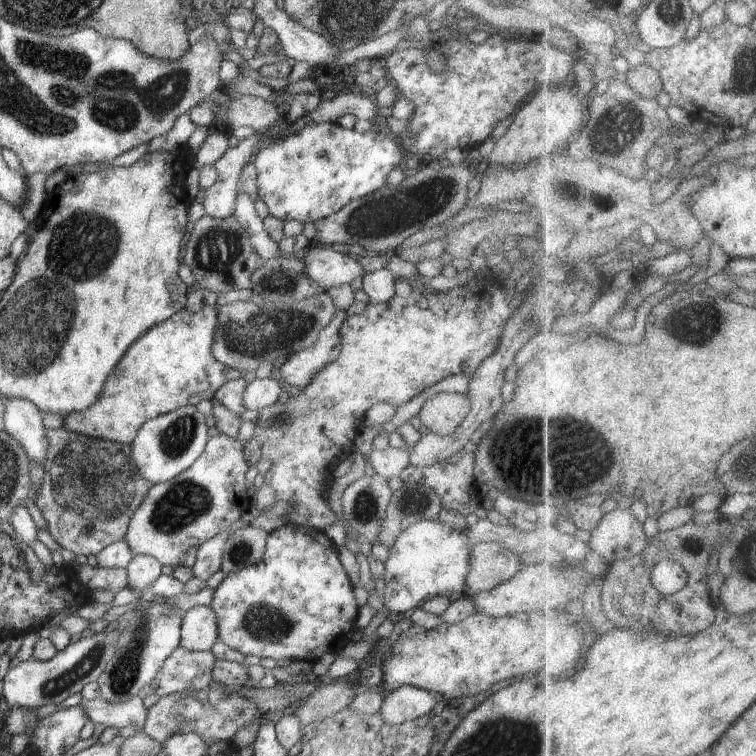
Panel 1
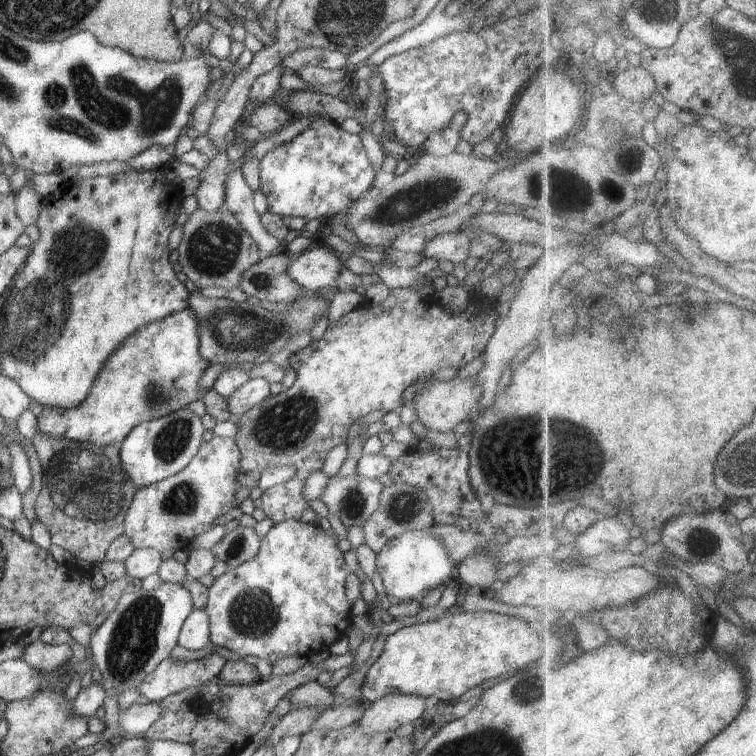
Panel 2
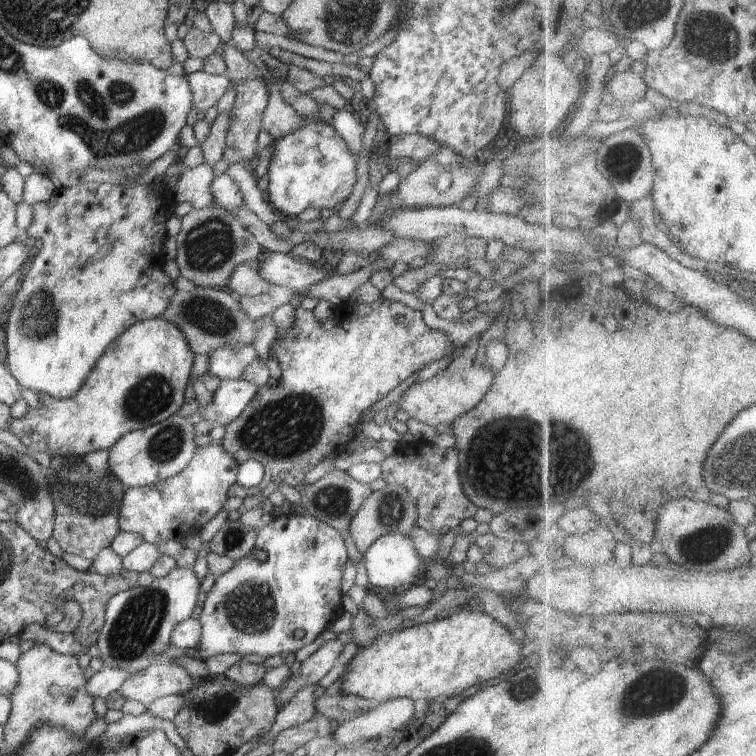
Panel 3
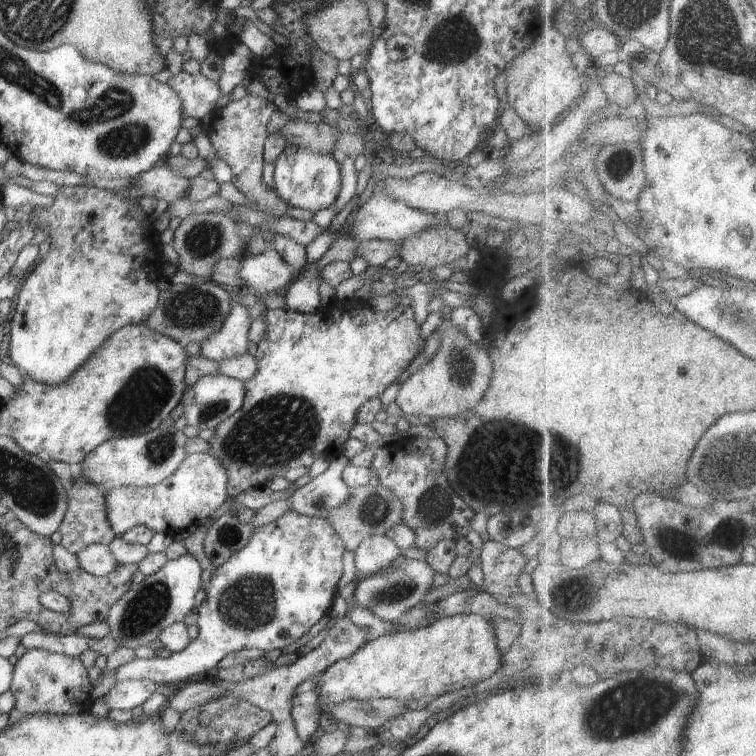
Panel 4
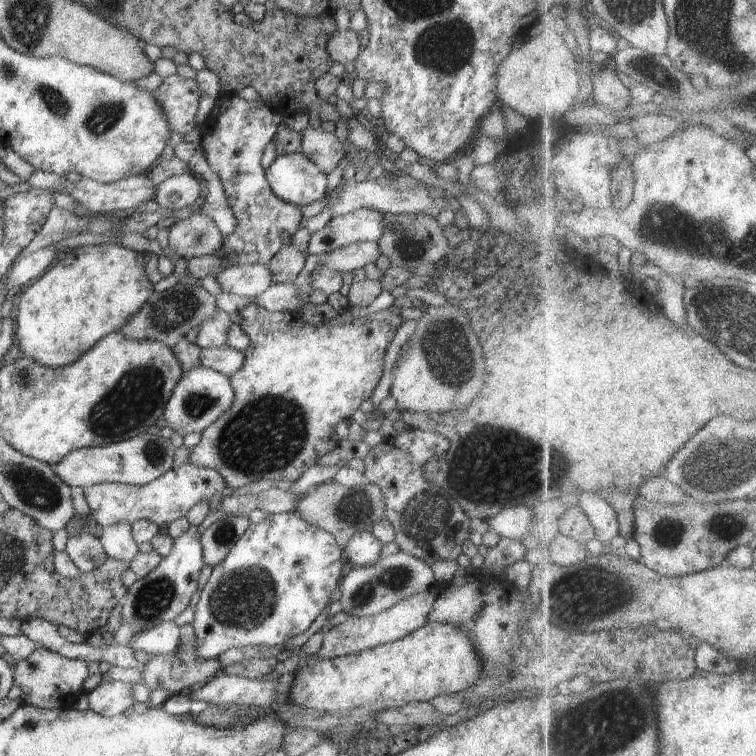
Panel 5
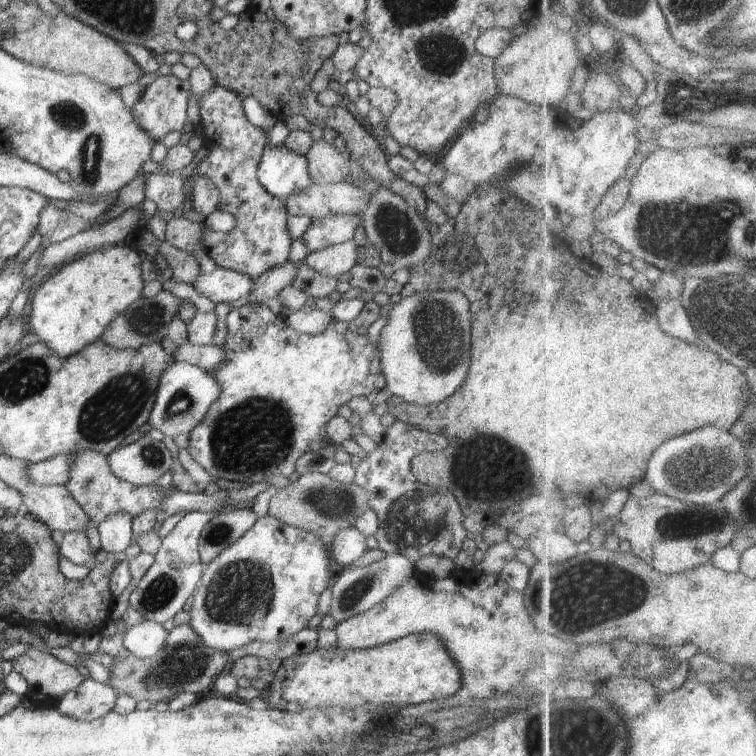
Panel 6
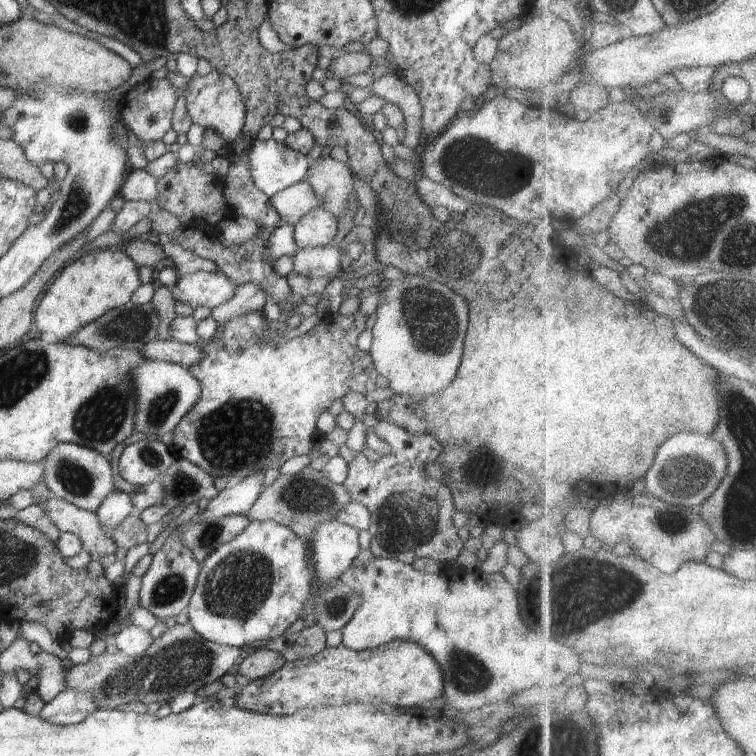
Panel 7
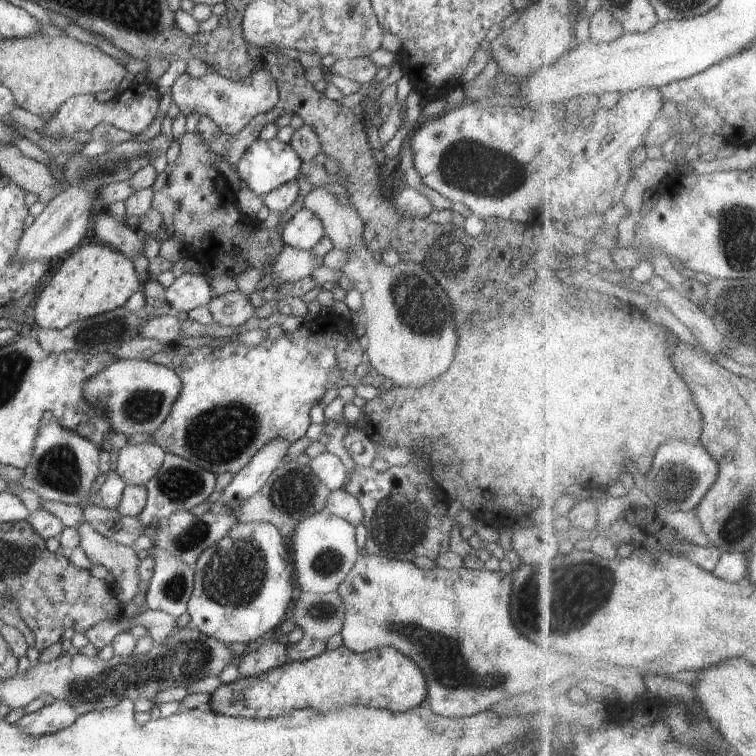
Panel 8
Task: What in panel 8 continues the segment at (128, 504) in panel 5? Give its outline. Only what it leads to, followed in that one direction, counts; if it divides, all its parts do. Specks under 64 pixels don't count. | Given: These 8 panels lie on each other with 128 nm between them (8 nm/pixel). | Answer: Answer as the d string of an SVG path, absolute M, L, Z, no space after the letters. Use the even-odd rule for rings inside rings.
M46 411L38 427L34 451L22 469L24 476L19 482L10 484L19 484L23 489L35 492L43 501L76 505L86 498L99 475L100 451L89 438L62 426L50 411Z

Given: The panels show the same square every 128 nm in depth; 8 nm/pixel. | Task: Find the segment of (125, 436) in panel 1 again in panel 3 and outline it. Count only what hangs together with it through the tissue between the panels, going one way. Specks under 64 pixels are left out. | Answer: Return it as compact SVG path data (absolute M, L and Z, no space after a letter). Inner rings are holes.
M158 317L137 322L117 336L94 363L82 386L67 399L57 399L46 393L36 393L39 405L21 417L10 417L8 428L26 446L28 452L47 452L63 457L84 456L97 450L109 449L126 433L161 423L178 413L184 404L184 392L192 374L194 353L182 331Z

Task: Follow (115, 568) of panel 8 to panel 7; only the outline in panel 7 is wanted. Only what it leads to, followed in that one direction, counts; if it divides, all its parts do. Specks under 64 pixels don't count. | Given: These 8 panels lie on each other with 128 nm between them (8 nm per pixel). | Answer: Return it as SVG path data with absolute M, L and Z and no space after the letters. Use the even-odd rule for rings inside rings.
M54 496L40 505L61 532L72 533L81 540L83 550L94 560L99 561L101 556L110 556L118 550L117 544L104 532L95 512L78 508Z

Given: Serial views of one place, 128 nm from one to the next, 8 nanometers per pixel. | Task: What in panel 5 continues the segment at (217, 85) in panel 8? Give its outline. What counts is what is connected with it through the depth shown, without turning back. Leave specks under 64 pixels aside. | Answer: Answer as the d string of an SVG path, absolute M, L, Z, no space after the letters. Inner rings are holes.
M220 94L216 98L210 116L199 126L201 146L204 149L208 165L222 181L224 193L228 199L228 206L234 213L236 222L238 222L236 230L232 234L226 235L226 242L222 244L218 253L228 265L264 264L264 266L267 266L284 244L291 244L292 236L299 229L300 222L302 222L303 216L300 207L281 200L272 192L265 171L261 166L264 150L283 124L284 115L283 111L276 108L272 109L268 104L262 106L262 102L259 101L248 102L241 99L237 94Z

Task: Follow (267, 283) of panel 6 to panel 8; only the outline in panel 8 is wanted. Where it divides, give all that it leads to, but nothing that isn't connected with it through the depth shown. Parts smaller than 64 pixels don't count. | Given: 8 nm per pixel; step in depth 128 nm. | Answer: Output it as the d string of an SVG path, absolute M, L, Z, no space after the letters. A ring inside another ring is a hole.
M239 290L214 297L208 304L213 322L222 326L240 326L254 316L254 306L250 299Z

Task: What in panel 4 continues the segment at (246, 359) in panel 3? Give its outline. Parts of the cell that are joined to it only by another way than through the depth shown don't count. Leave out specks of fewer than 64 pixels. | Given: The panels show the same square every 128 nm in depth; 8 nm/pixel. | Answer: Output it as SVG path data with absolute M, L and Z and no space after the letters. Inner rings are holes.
M234 305L222 324L201 342L202 356L214 359L217 364L224 359L248 353L248 330L252 319L244 305Z

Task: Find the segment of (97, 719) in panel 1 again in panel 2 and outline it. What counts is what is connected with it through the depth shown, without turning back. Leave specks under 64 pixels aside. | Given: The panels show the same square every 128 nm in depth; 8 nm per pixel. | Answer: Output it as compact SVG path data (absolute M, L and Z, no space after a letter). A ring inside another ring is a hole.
M150 702L144 705L134 703L125 710L119 710L117 724L125 736L145 736L160 716L162 716L160 703Z

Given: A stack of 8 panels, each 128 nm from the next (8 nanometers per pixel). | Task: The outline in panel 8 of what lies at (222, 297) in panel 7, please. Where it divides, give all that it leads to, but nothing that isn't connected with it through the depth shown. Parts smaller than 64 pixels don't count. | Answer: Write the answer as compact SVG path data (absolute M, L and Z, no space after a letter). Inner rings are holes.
M205 275L177 276L174 282L165 288L165 303L175 311L187 313L194 308L207 306L214 296L206 279Z

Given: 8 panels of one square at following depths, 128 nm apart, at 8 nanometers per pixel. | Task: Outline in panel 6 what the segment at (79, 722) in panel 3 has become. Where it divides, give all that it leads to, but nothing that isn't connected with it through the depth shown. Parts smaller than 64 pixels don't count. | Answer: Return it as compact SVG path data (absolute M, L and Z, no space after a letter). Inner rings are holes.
M30 647L12 661L13 671L28 682L28 698L40 706L53 707L70 690L76 690L84 677L76 666L65 664L54 655Z

